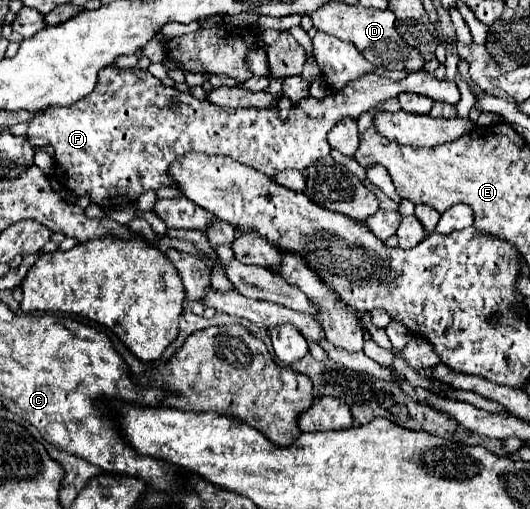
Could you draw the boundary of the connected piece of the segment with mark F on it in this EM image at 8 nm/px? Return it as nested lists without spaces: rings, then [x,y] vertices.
[[[111,65],[109,69],[103,69],[103,71],[99,73],[99,79],[97,79],[97,85],[95,85],[93,93],[89,93],[87,97],[83,97],[81,101],[77,101],[77,105],[69,105],[69,107],[57,107],[57,105],[53,105],[53,107],[45,109],[43,113],[37,113],[37,115],[31,119],[31,123],[29,123],[27,137],[43,137],[43,139],[49,141],[49,145],[55,149],[55,155],[53,155],[53,159],[55,159],[55,175],[57,175],[57,179],[59,179],[69,191],[73,191],[77,197],[89,197],[91,203],[101,205],[101,207],[105,207],[105,209],[119,209],[119,207],[125,207],[125,205],[135,203],[137,197],[139,197],[141,193],[145,193],[145,191],[159,191],[159,189],[163,189],[163,187],[173,187],[173,177],[169,177],[169,165],[171,165],[177,157],[183,157],[185,153],[191,153],[191,151],[213,153],[213,155],[217,155],[217,153],[219,153],[219,155],[229,155],[229,157],[233,157],[235,161],[241,161],[241,163],[245,163],[245,165],[249,165],[249,167],[255,167],[257,171],[265,173],[267,177],[275,177],[279,171],[285,171],[285,169],[305,171],[309,165],[315,165],[319,159],[323,159],[323,157],[329,155],[331,145],[327,143],[327,133],[333,129],[333,125],[335,125],[337,121],[341,121],[345,115],[351,115],[353,119],[357,119],[361,113],[371,111],[375,105],[383,103],[383,101],[389,99],[389,97],[397,97],[401,91],[419,93],[419,95],[431,97],[433,101],[447,101],[447,103],[451,103],[451,105],[455,105],[455,103],[459,101],[459,89],[457,89],[455,83],[445,81],[445,79],[439,81],[439,79],[435,79],[435,77],[433,77],[431,73],[427,73],[427,71],[411,73],[411,75],[407,75],[407,77],[401,79],[401,81],[393,81],[393,79],[377,77],[377,75],[365,75],[365,77],[361,77],[361,79],[357,79],[357,81],[345,85],[341,91],[329,91],[329,95],[327,95],[325,99],[321,99],[321,101],[315,101],[315,99],[307,97],[305,101],[297,103],[297,109],[291,109],[291,111],[289,111],[289,117],[287,117],[287,121],[283,123],[283,121],[279,119],[279,115],[277,115],[277,109],[275,109],[275,111],[267,111],[267,109],[225,109],[225,107],[217,107],[217,105],[213,105],[213,103],[209,103],[209,101],[199,101],[199,99],[195,99],[195,97],[189,95],[189,93],[181,93],[181,91],[177,91],[177,89],[173,89],[173,87],[165,87],[165,85],[163,85],[159,79],[155,79],[149,71],[143,71],[143,69],[119,69],[119,67]]]

